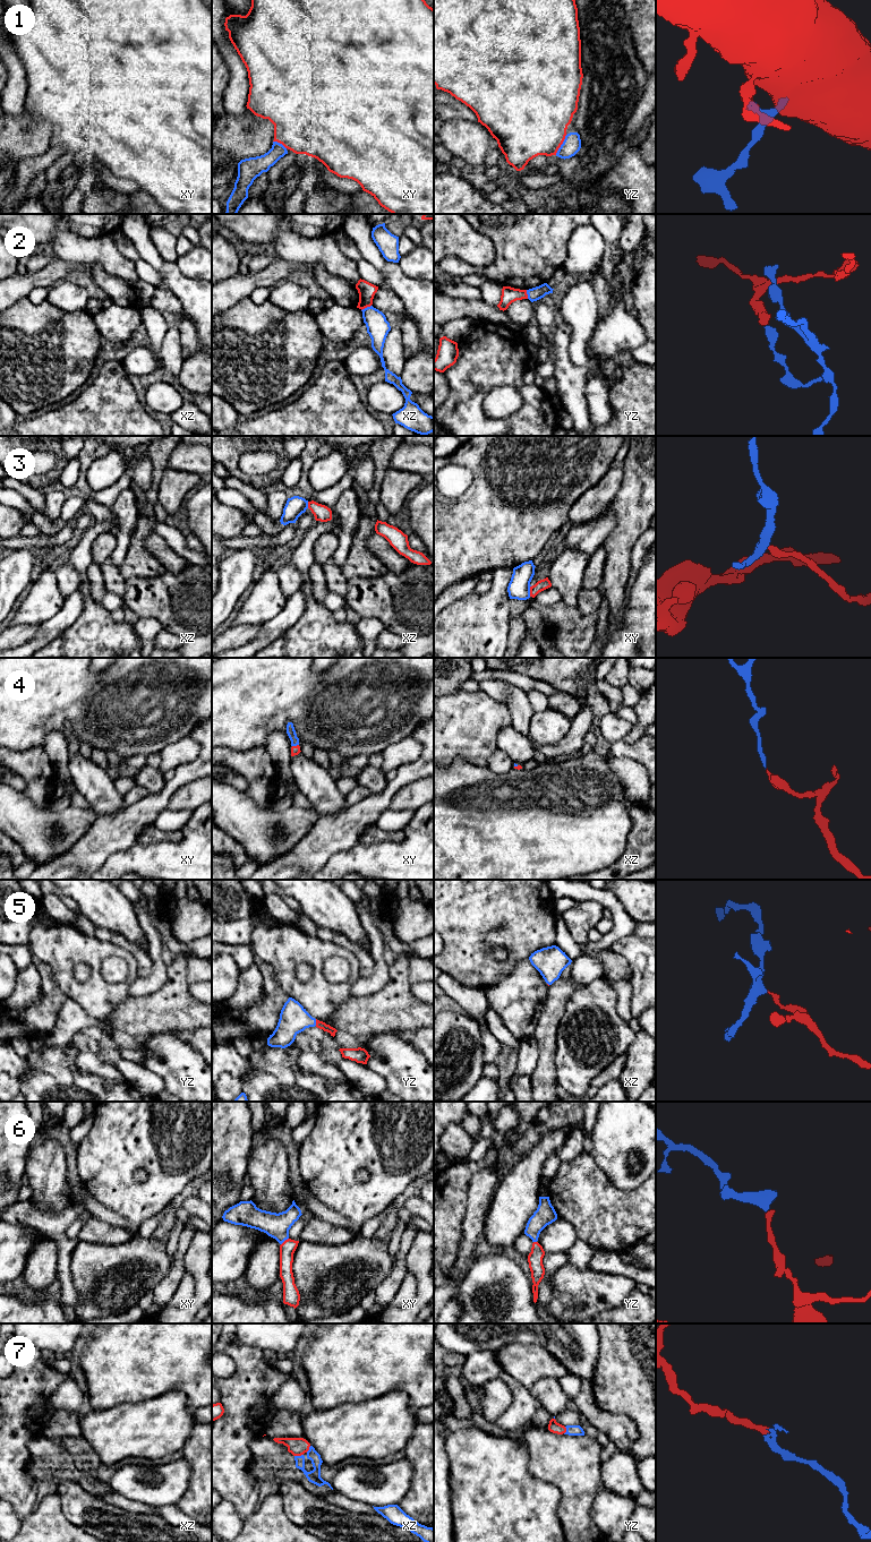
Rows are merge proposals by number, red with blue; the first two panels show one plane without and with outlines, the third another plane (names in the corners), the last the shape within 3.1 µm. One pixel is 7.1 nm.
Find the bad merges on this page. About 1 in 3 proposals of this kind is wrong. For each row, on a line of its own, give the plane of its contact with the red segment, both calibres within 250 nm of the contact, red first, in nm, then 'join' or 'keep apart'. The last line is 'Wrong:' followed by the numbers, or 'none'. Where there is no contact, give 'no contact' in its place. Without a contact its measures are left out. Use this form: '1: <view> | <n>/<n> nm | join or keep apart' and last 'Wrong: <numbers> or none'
1: yz | 480/130 nm | join
2: xz | 120/160 nm | keep apart
3: xy | 80/160 nm | join
4: xy | 60/60 nm | join
5: yz | 60/200 nm | join
6: xy | 110/180 nm | join
7: xz | 130/90 nm | join
Wrong: 2

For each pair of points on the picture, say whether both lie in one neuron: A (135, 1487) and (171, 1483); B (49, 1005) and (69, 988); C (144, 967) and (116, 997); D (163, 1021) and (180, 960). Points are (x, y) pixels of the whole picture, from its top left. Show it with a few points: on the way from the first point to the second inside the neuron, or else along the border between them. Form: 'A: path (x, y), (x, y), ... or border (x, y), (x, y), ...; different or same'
A: path (144, 1488), (154, 1490), (162, 1485); same
B: border (51, 968), (59, 988), (67, 996); different
C: border (125, 950), (135, 959), (138, 976); different
D: path (172, 1007), (177, 975); same

